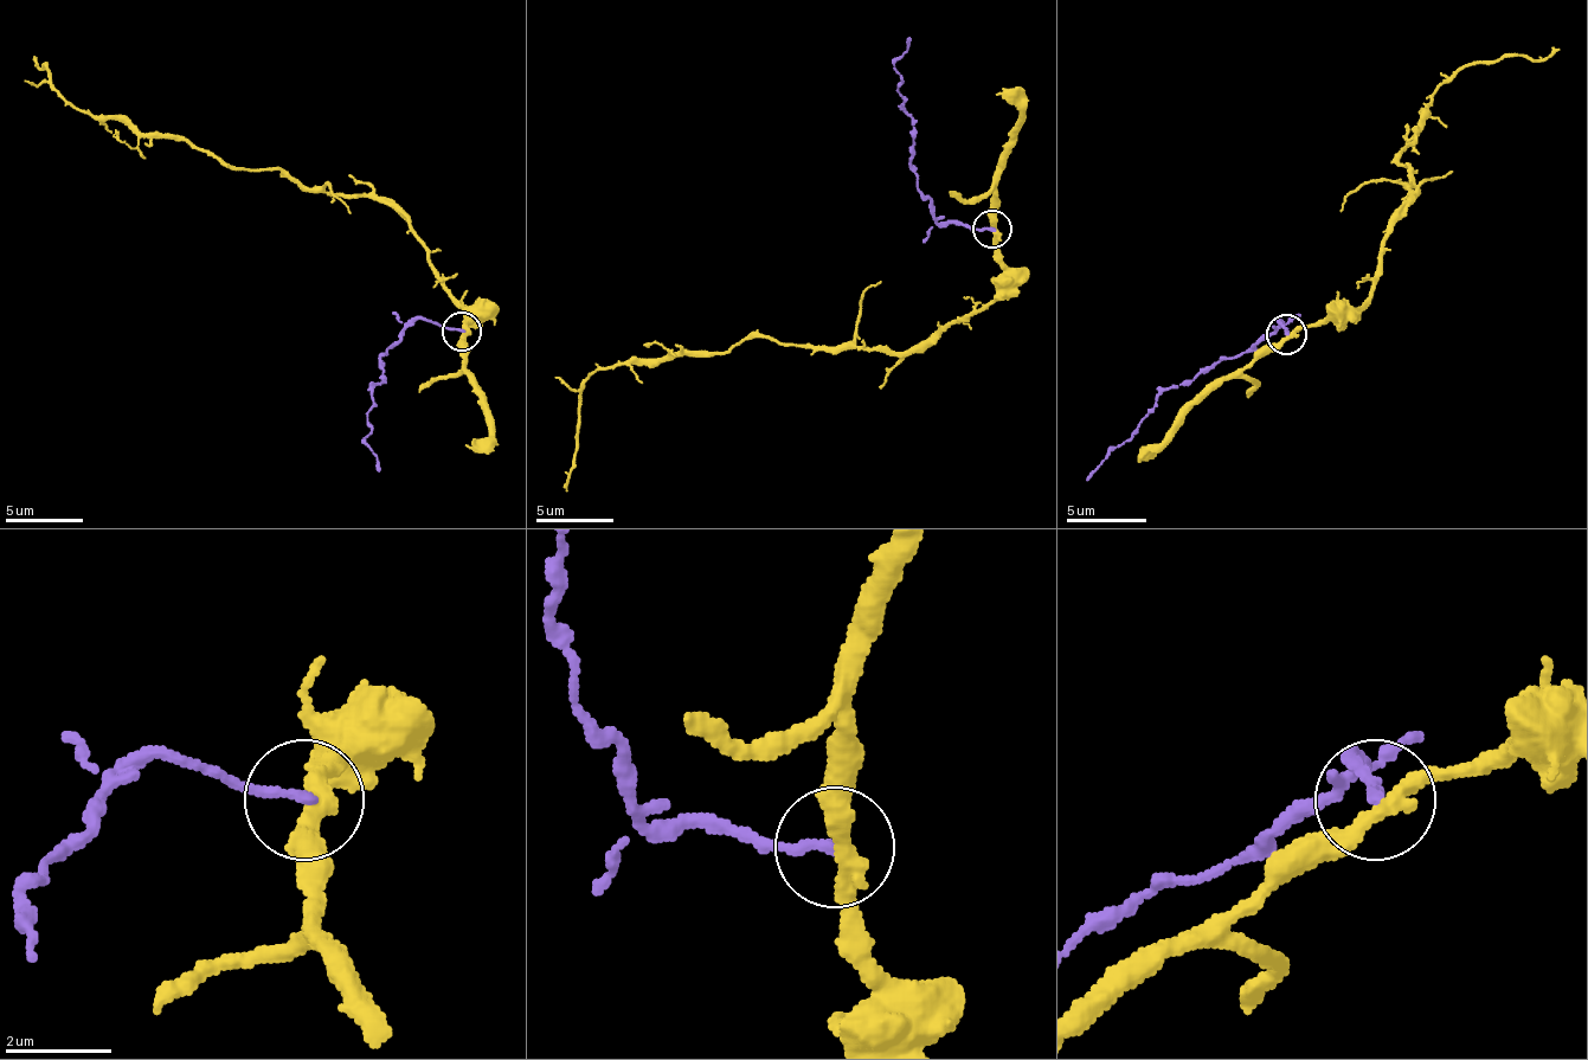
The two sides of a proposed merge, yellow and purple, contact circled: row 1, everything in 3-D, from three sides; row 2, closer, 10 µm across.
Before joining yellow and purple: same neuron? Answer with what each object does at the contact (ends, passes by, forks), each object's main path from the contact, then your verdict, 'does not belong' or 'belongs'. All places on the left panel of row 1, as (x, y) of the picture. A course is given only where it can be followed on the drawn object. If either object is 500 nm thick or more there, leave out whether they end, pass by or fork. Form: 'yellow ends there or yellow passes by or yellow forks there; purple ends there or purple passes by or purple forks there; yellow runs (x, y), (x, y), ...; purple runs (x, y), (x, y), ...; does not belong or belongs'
yellow passes by; purple ends there; yellow runs (462, 332), (467, 309), (381, 201), (96, 120), (34, 58); purple runs (462, 332), (412, 320), (385, 351), (362, 444), (381, 470); does not belong

